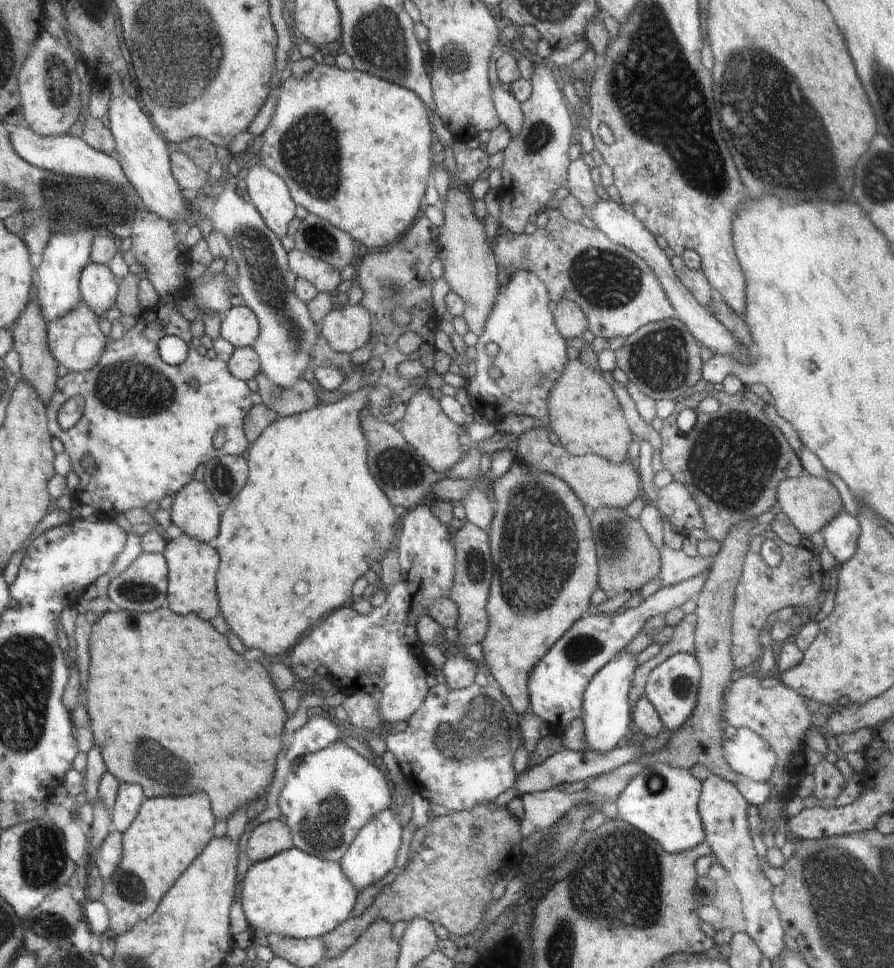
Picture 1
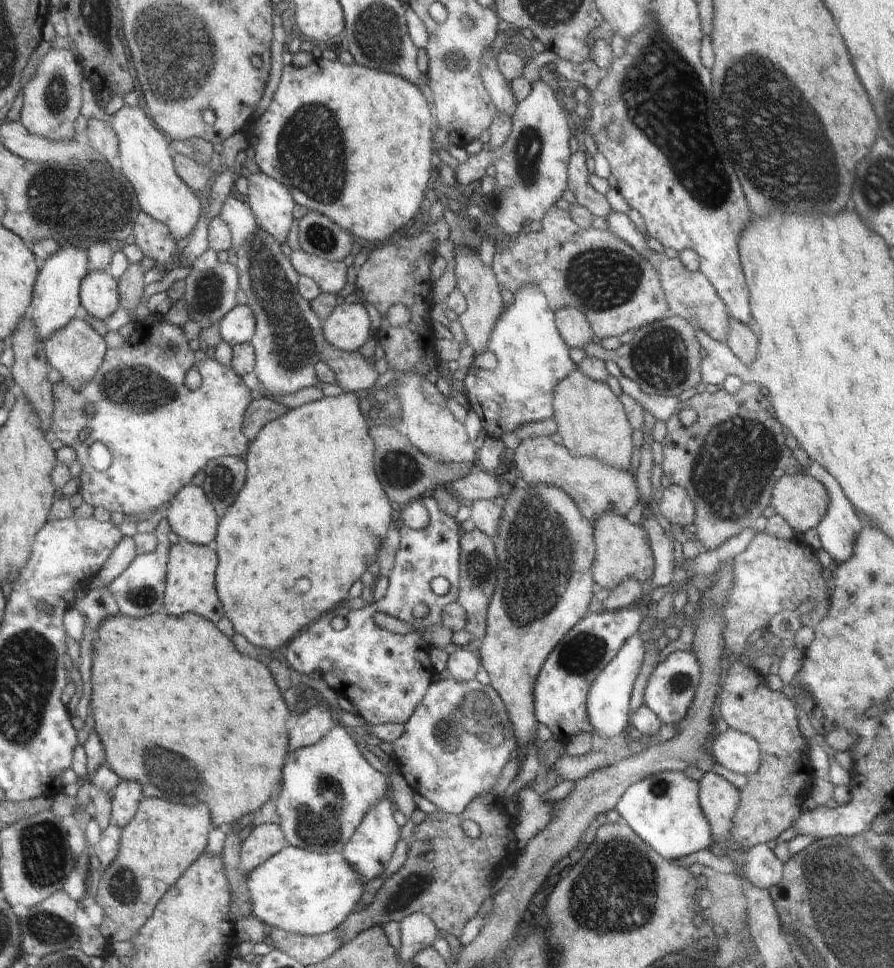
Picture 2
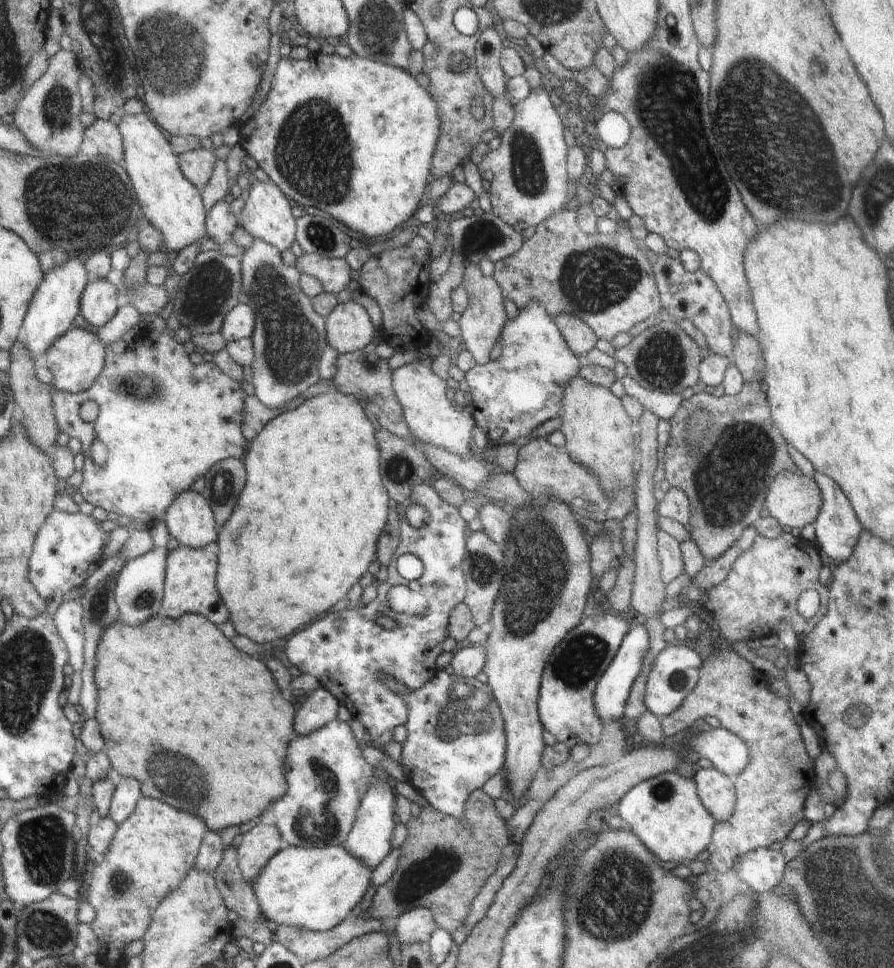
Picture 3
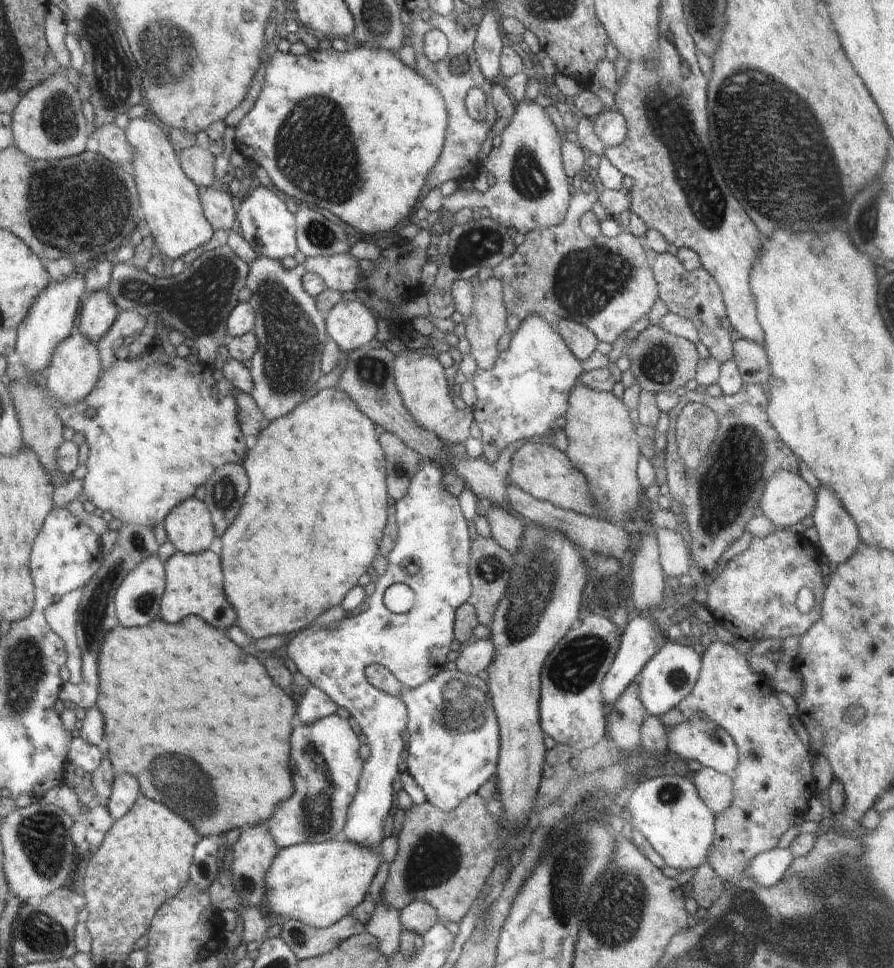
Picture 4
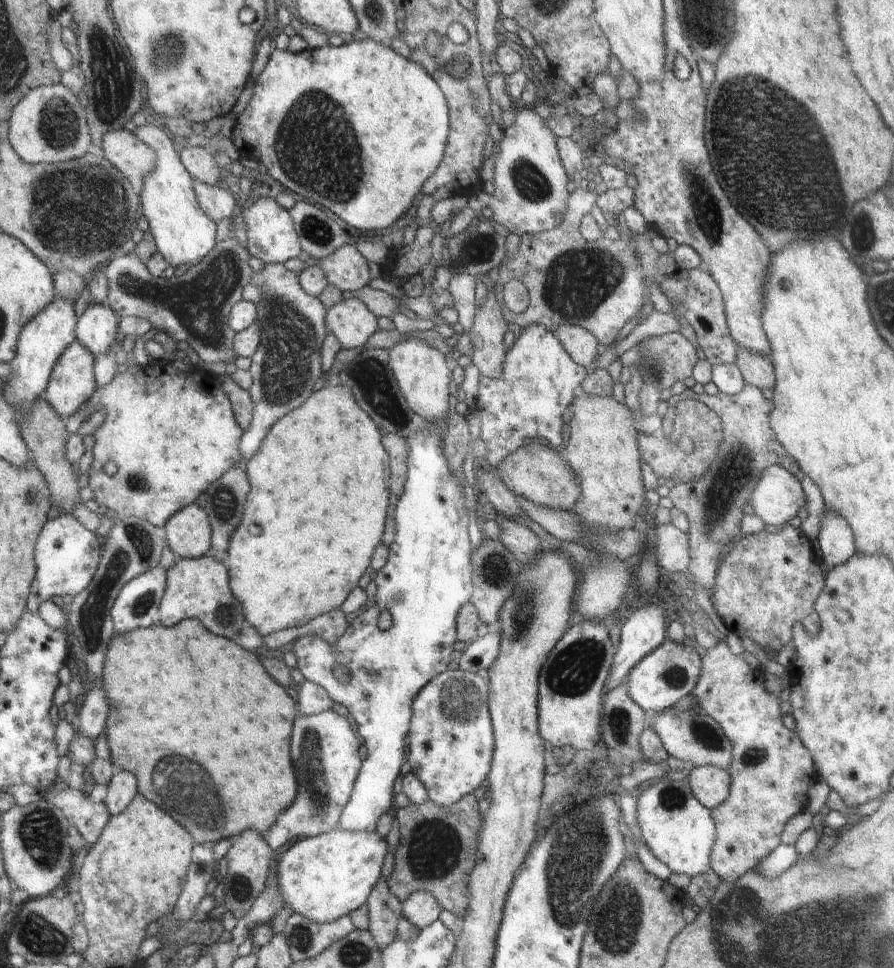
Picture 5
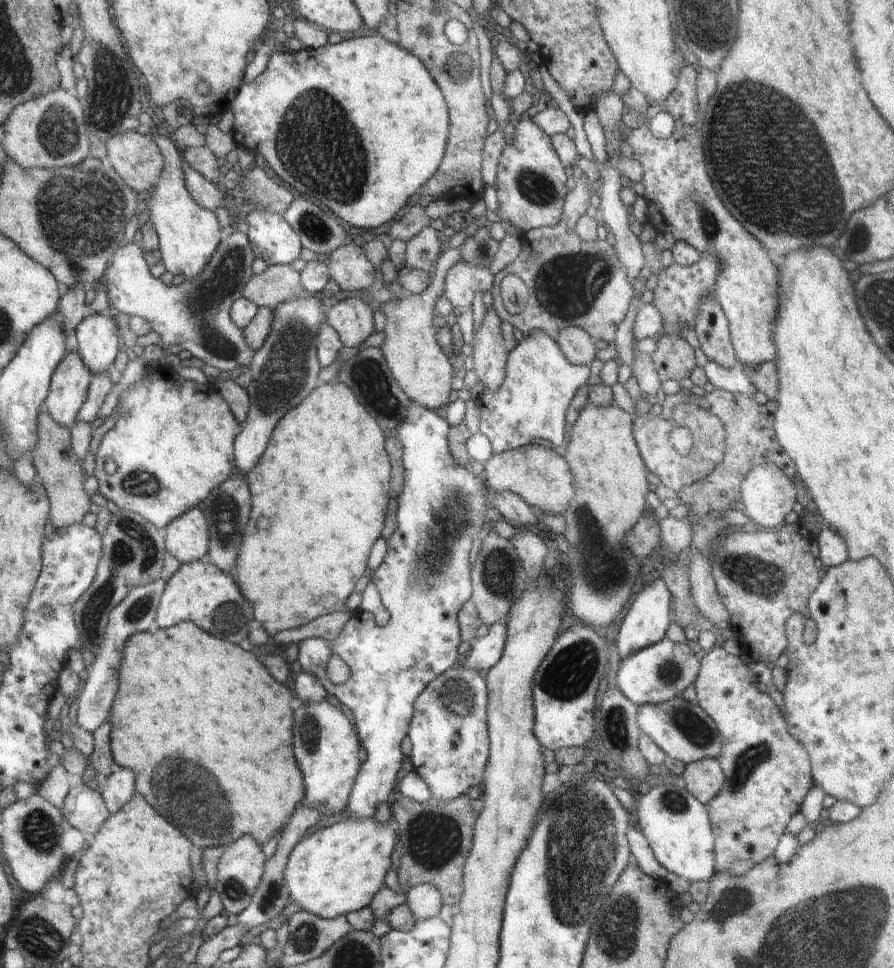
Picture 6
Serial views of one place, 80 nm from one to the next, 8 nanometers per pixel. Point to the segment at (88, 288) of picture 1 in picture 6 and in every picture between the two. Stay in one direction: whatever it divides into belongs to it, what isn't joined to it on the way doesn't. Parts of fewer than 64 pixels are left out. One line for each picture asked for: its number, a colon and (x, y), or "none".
2: (100, 295)
3: (100, 304)
4: (99, 311)
5: (98, 326)
6: (97, 338)

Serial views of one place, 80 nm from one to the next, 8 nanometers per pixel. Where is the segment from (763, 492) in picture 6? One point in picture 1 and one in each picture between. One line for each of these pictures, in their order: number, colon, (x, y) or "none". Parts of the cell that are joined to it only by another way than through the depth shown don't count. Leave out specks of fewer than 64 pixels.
1: (811, 503)
2: (802, 501)
3: (795, 500)
4: (787, 500)
5: (777, 498)

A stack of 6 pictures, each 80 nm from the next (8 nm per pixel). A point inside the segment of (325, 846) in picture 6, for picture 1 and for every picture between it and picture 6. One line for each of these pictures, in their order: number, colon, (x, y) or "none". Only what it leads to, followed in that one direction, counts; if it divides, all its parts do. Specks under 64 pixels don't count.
1: (293, 894)
2: (305, 892)
3: (314, 888)
4: (316, 883)
5: (323, 878)

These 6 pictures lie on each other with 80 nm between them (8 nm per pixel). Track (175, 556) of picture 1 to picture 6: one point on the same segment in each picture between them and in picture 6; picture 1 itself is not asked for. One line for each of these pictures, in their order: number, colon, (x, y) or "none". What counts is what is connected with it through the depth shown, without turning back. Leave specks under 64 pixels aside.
2: (191, 587)
3: (191, 587)
4: (195, 586)
5: (199, 588)
6: (198, 591)

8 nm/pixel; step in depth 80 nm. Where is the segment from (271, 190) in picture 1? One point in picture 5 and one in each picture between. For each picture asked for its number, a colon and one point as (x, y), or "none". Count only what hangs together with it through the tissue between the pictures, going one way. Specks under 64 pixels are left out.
2: (272, 202)
3: (266, 215)
4: (267, 224)
5: (270, 231)

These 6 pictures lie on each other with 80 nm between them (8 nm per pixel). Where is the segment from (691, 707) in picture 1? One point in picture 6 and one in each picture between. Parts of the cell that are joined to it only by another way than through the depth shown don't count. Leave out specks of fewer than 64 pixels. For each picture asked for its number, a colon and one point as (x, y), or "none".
2: (670, 691)
3: (674, 674)
4: (670, 675)
5: (669, 673)
6: (663, 671)

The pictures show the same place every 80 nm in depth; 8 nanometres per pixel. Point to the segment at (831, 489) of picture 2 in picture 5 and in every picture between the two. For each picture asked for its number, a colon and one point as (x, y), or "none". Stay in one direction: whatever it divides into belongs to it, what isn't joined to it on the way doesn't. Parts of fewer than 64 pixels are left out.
3: (837, 527)
4: (838, 536)
5: (836, 543)

